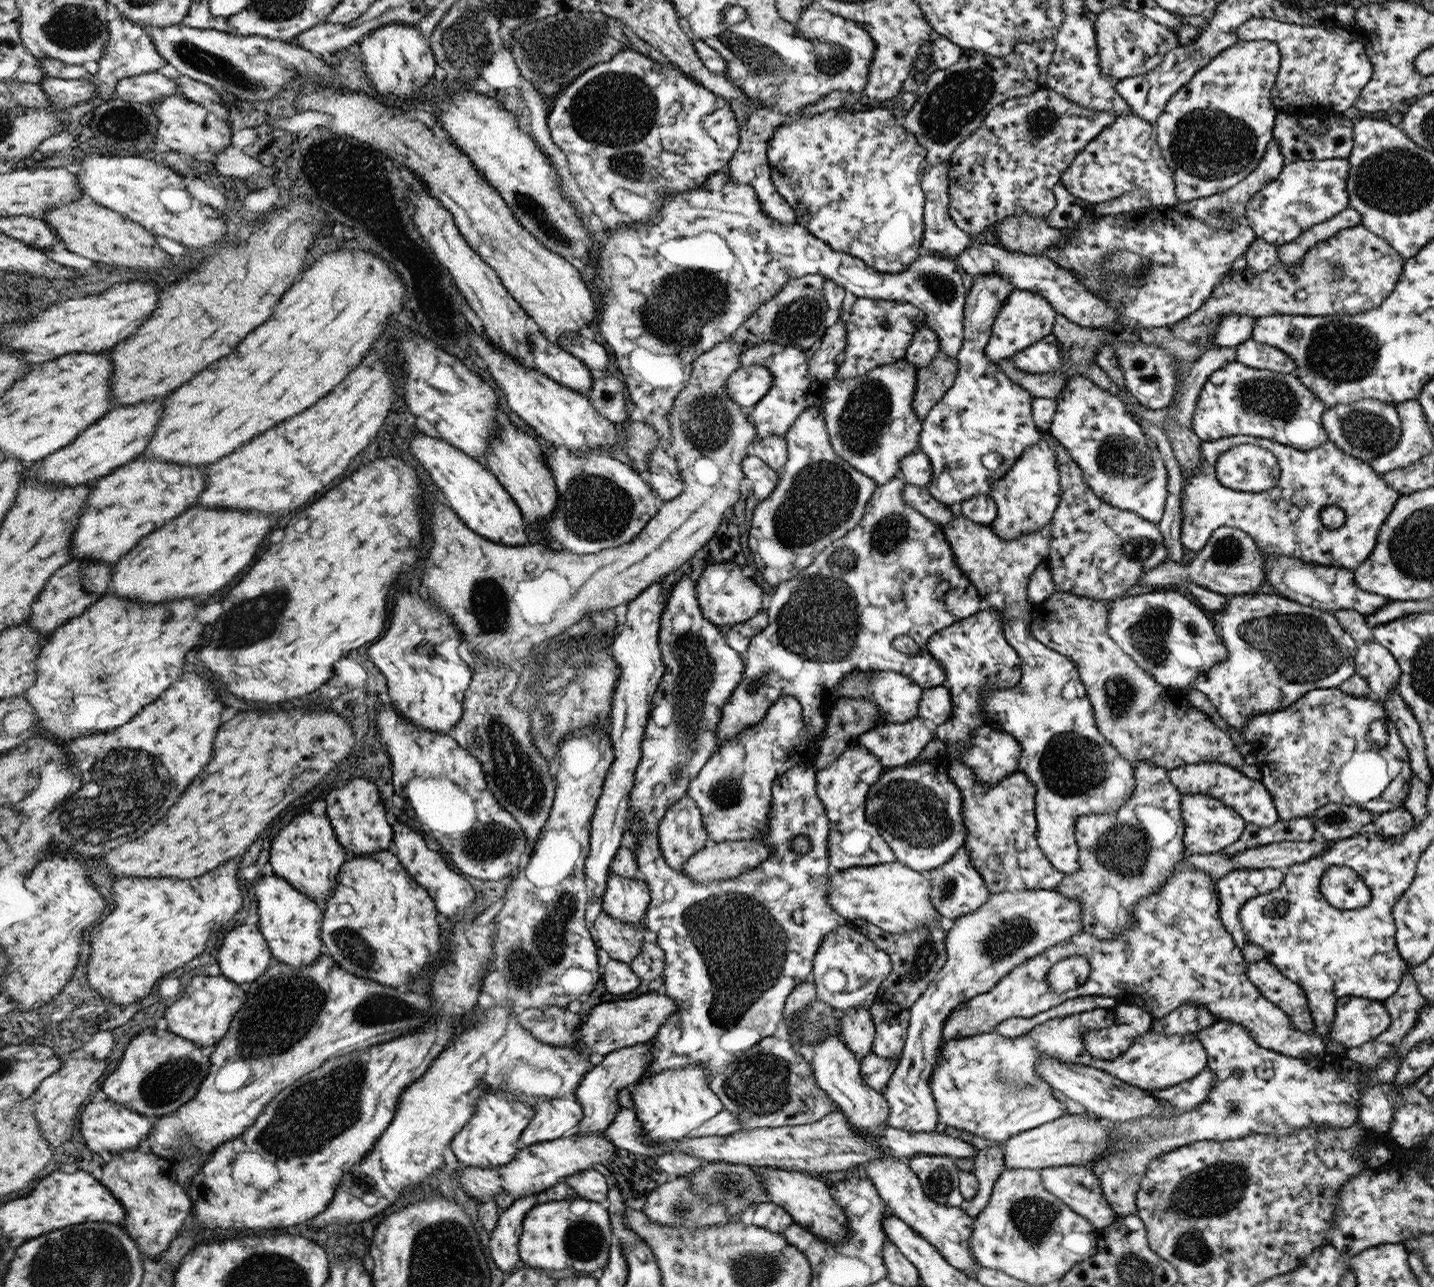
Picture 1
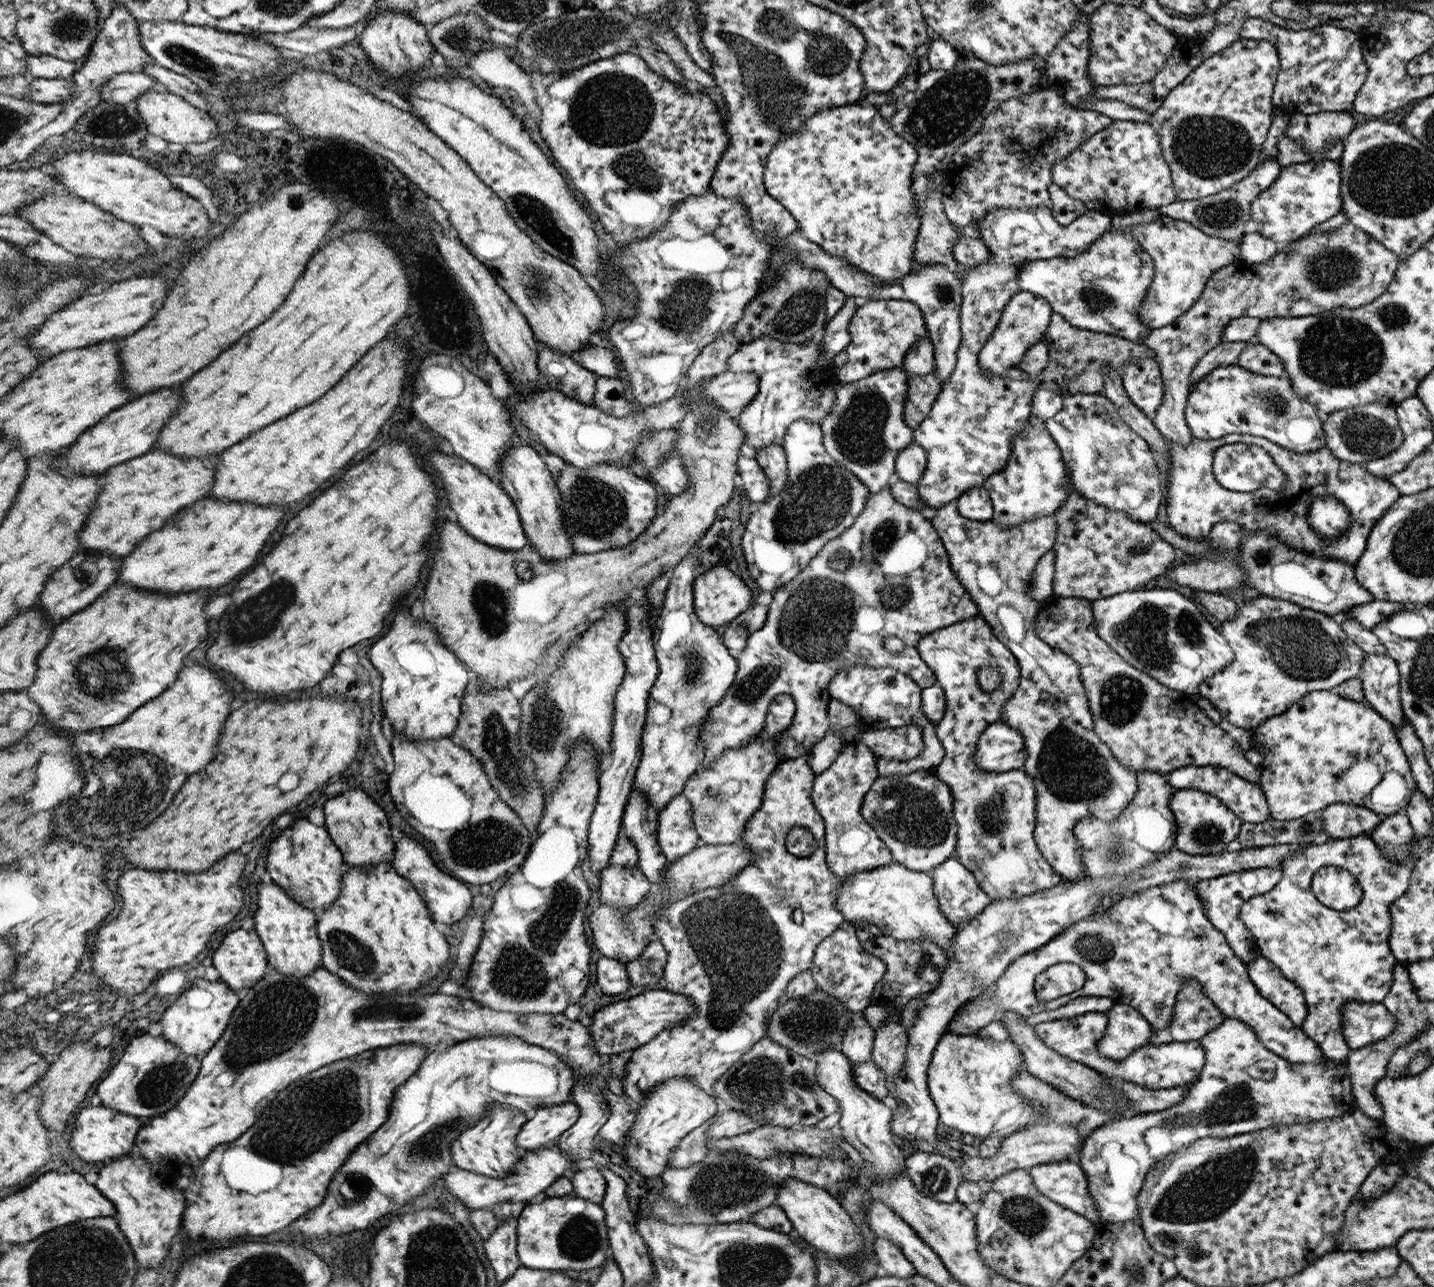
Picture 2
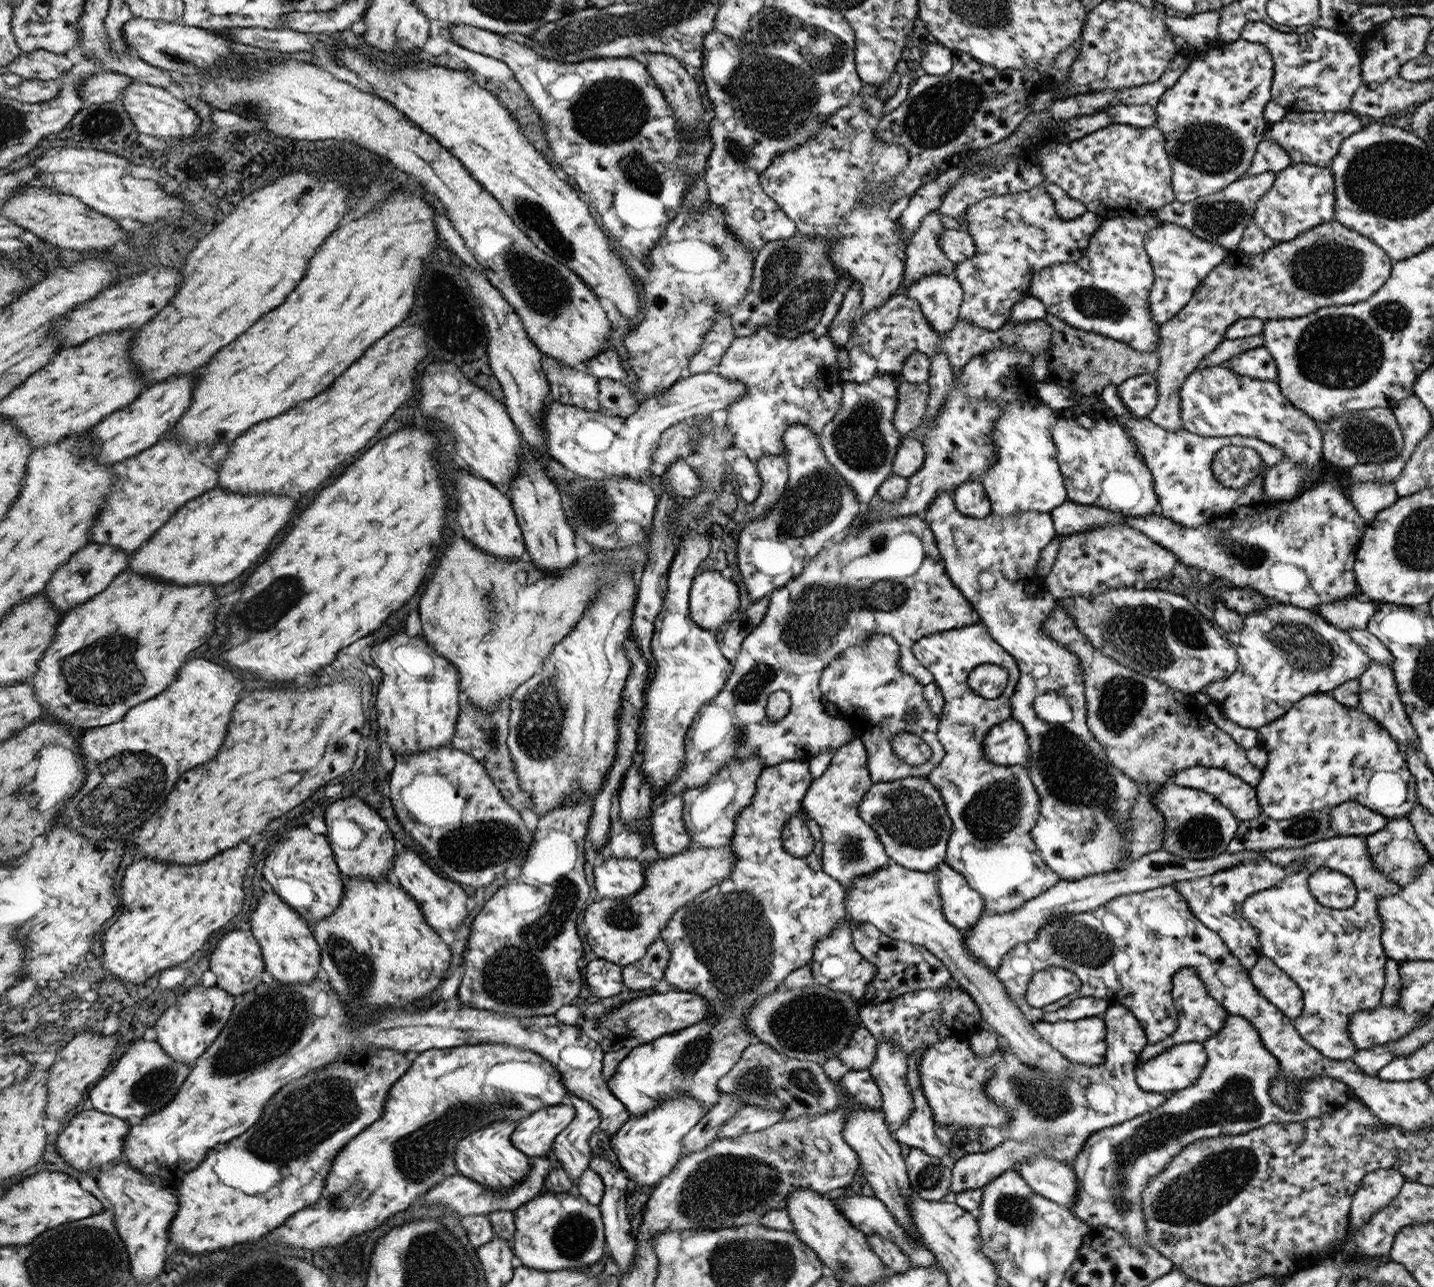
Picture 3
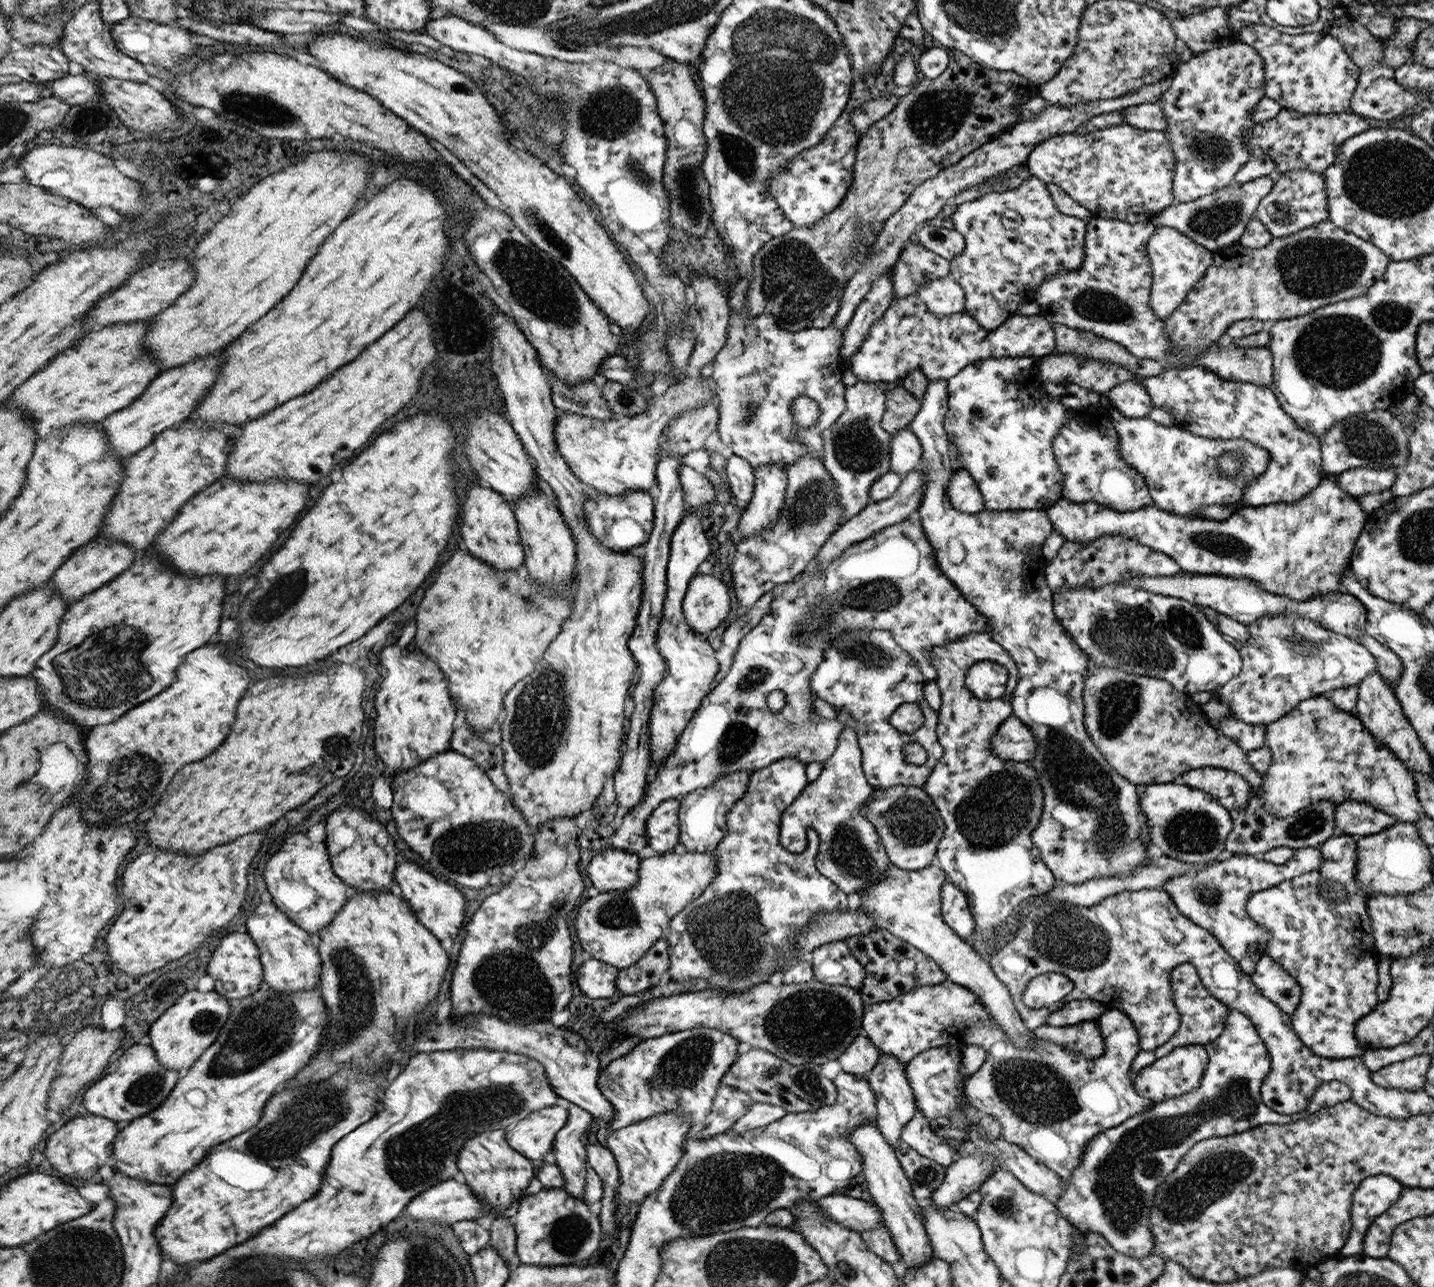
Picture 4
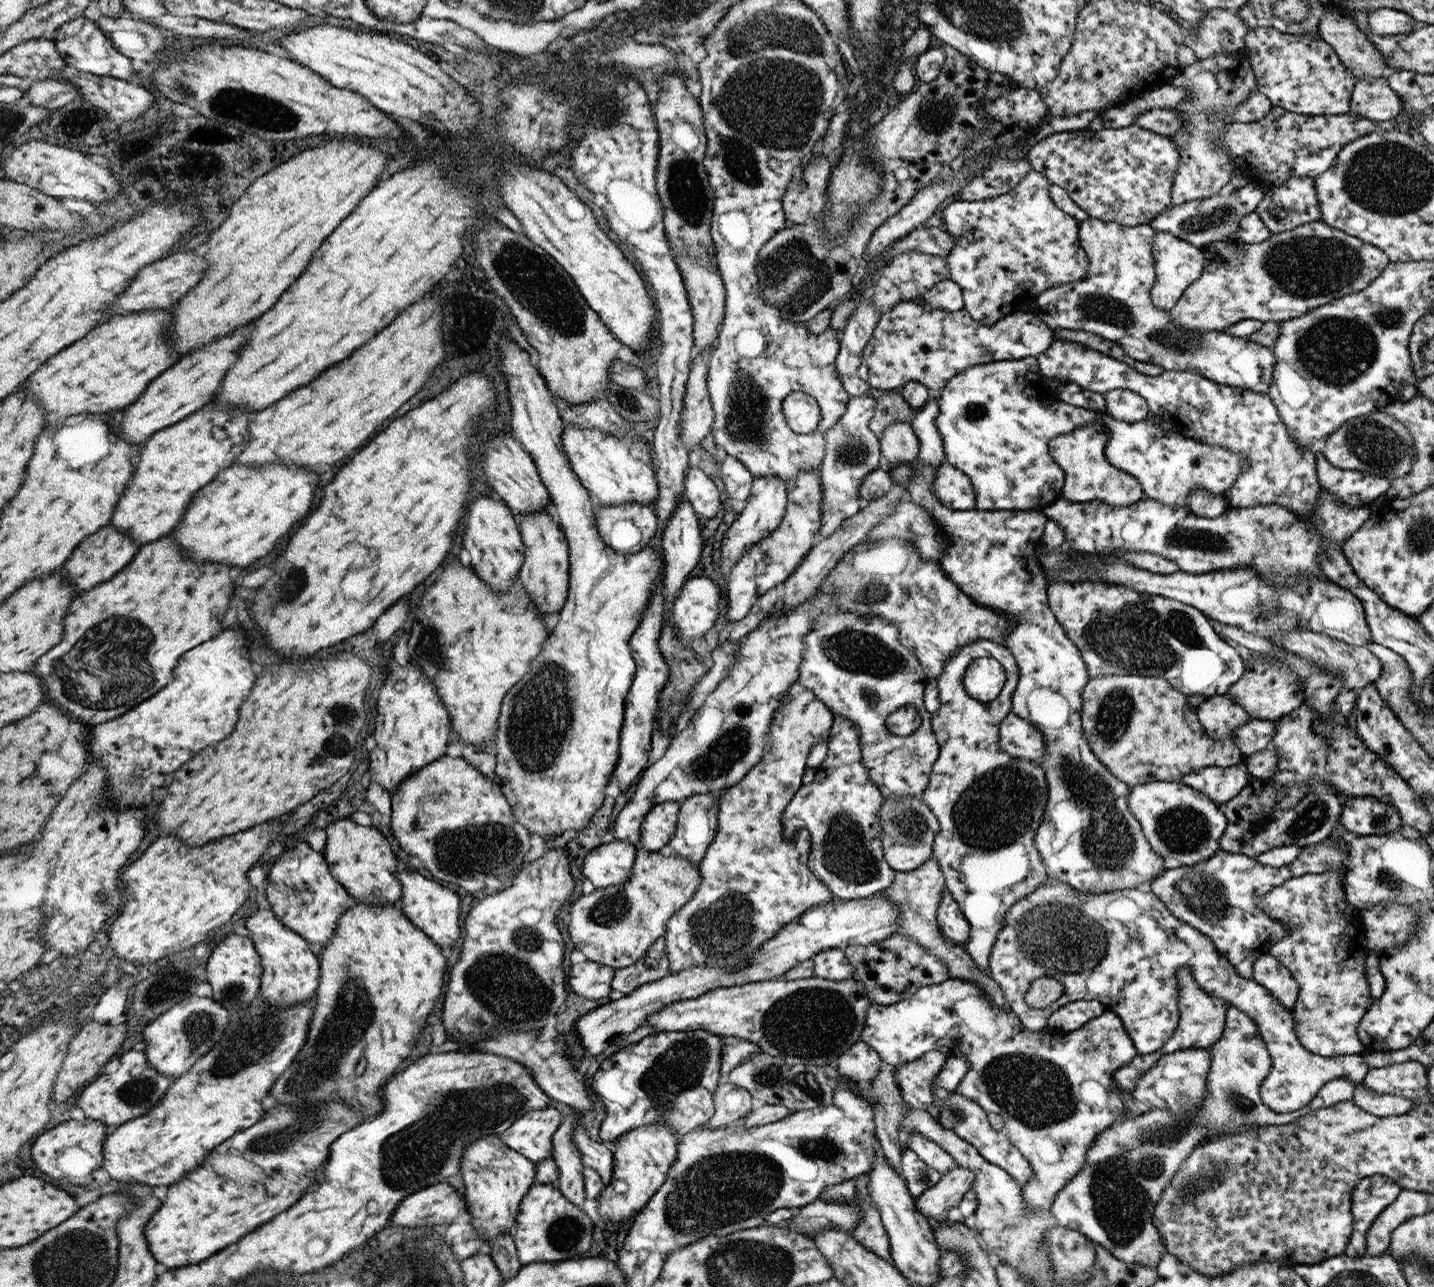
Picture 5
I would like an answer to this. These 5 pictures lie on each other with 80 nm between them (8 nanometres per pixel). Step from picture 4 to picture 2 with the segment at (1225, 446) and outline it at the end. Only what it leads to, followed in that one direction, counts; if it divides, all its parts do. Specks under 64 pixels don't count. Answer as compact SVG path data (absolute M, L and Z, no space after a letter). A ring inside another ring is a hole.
M1226 435L1219 439L1192 437L1191 443L1185 447L1168 439L1166 441L1171 456L1164 492L1167 520L1184 539L1201 541L1208 538L1210 530L1219 520L1237 522L1246 532L1266 531L1297 551L1312 553L1323 559L1340 559L1354 566L1366 550L1371 528L1401 495L1386 479L1370 475L1364 464L1338 460L1327 446L1316 452L1300 454L1254 435ZM1234 443L1252 444L1266 450L1286 479L1284 489L1234 492L1218 484L1213 474L1214 453L1220 446ZM1326 493L1344 503L1351 514L1347 531L1332 540L1316 536L1307 523L1309 504L1318 495Z

